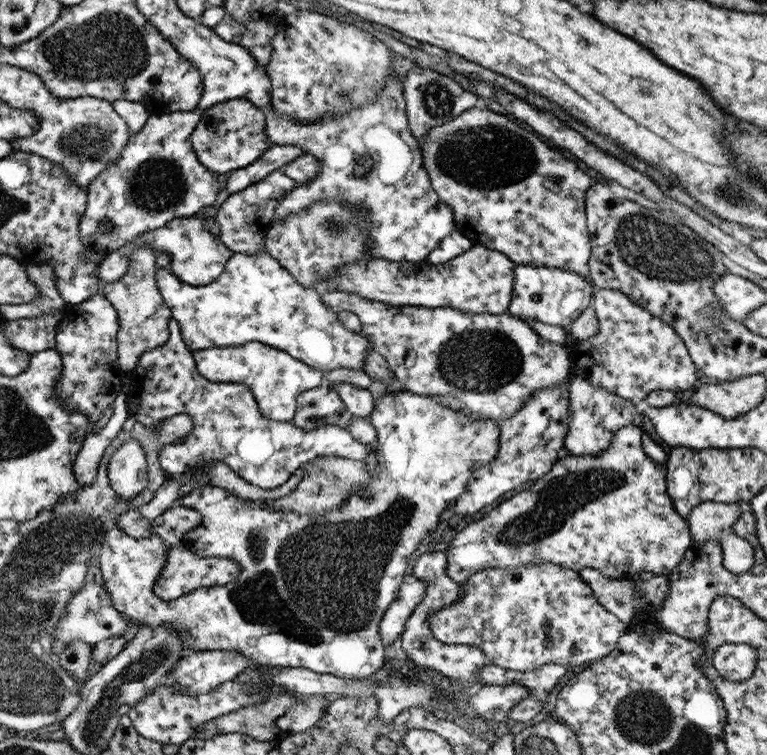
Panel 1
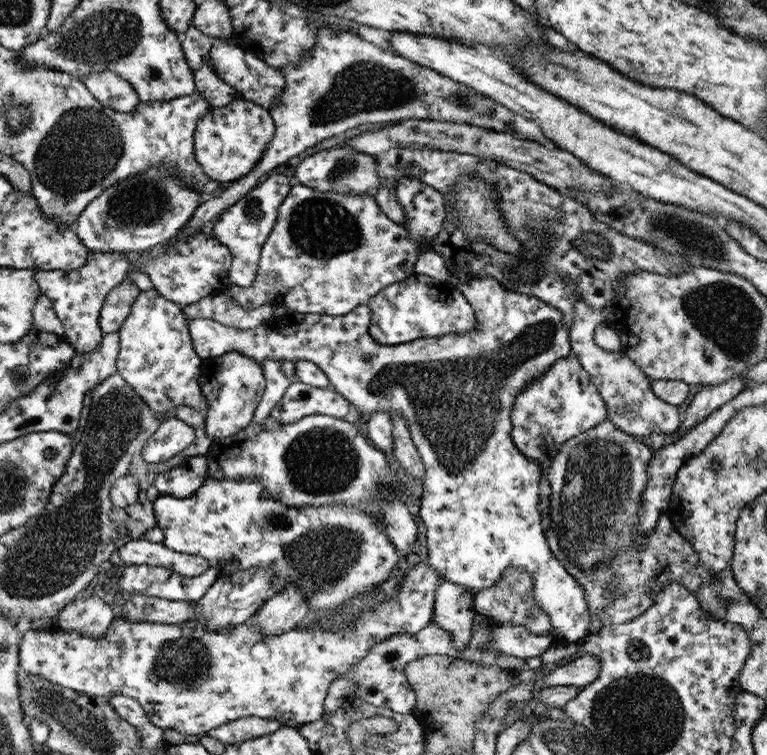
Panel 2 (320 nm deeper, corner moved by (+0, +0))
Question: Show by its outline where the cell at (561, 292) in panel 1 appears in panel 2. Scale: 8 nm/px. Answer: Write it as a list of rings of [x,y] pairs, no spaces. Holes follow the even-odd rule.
[[[473,278],[467,281],[465,285],[457,285],[455,287],[469,303],[469,306],[472,306],[476,324],[474,329],[469,329],[464,333],[449,333],[438,337],[415,339],[401,345],[385,346],[372,339],[369,333],[371,311],[366,304],[353,309],[351,313],[341,316],[309,313],[279,314],[278,316],[271,316],[269,320],[255,326],[255,328],[247,328],[245,330],[228,327],[215,322],[214,319],[207,318],[186,318],[186,327],[192,342],[192,349],[201,359],[221,356],[231,351],[239,351],[242,355],[248,355],[249,358],[256,359],[258,363],[263,359],[278,361],[308,360],[323,371],[331,389],[343,398],[348,399],[348,402],[352,403],[360,414],[370,414],[373,412],[387,412],[389,414],[390,410],[400,414],[405,419],[410,439],[415,445],[417,455],[421,459],[423,470],[425,470],[422,478],[423,493],[421,494],[421,502],[419,502],[419,517],[427,530],[425,538],[427,562],[430,569],[436,570],[437,574],[444,581],[453,582],[454,585],[460,585],[475,592],[495,586],[494,584],[500,579],[502,572],[507,567],[521,567],[533,577],[533,603],[539,606],[548,616],[550,625],[555,628],[554,632],[557,634],[558,639],[568,641],[569,645],[574,645],[578,639],[583,638],[584,634],[586,634],[590,623],[584,591],[581,589],[580,584],[577,584],[577,581],[565,570],[565,567],[553,556],[545,542],[545,528],[540,522],[537,503],[540,494],[538,490],[539,477],[545,472],[545,469],[537,463],[537,460],[527,459],[525,455],[521,455],[521,452],[513,446],[510,437],[510,418],[508,417],[518,391],[522,390],[527,382],[531,382],[539,374],[545,373],[555,361],[571,354],[568,343],[568,331],[561,324],[561,313],[556,308],[549,306],[547,302],[541,302],[541,299],[535,298],[531,294],[519,294],[512,290],[505,290],[494,278]]]

